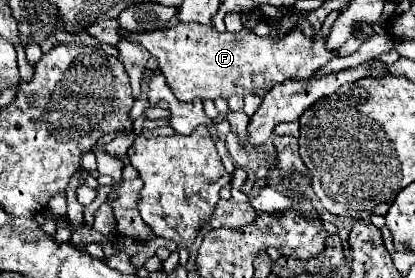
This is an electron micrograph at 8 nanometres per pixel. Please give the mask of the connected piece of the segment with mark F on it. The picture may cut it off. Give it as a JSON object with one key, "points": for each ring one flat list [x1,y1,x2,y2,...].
{"points":[[179,23,171,29,167,27,141,35,121,31,121,35,139,41,139,45,159,61,159,71,165,75,171,91,185,103,193,99,229,99,231,95,263,97,277,83,289,79,289,75,307,79,327,61,337,57,337,51,327,49,327,39,305,37,299,29,291,29,285,37,259,37,245,27,237,33,219,33,213,27,201,27,199,23]]}

